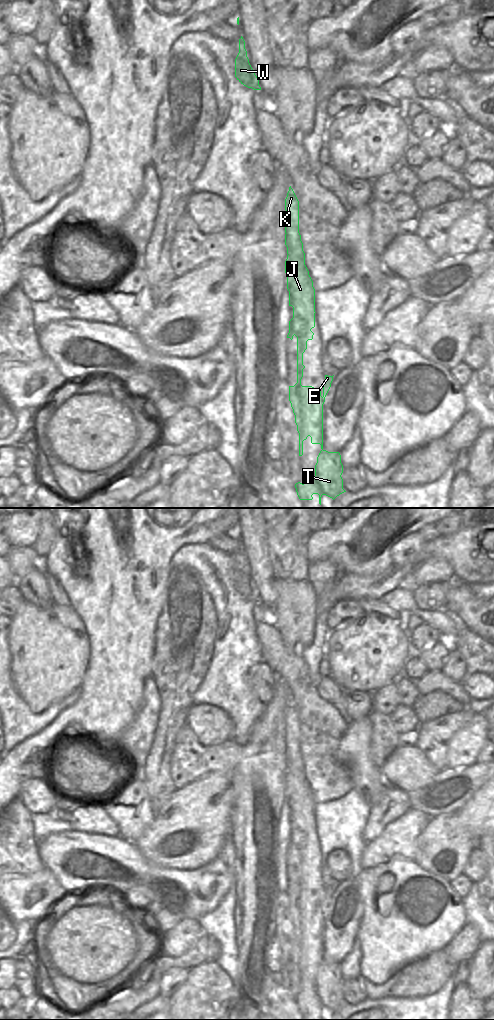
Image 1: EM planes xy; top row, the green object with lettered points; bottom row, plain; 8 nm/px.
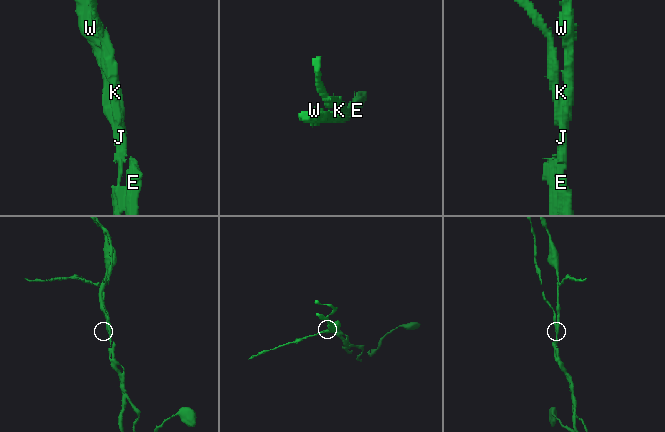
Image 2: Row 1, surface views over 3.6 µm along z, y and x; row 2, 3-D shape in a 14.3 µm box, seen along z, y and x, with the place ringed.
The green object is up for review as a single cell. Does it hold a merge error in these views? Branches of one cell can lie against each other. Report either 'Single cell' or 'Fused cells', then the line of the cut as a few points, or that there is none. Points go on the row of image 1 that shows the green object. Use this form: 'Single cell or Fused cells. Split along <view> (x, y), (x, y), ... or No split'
Fused cells. Split along xy (287, 255), (292, 261), (304, 264)

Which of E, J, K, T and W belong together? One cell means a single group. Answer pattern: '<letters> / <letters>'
E K T / J W

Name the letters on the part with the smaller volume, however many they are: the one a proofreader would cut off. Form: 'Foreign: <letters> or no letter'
Foreign: E, K, T

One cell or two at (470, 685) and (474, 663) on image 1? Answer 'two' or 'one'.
two

